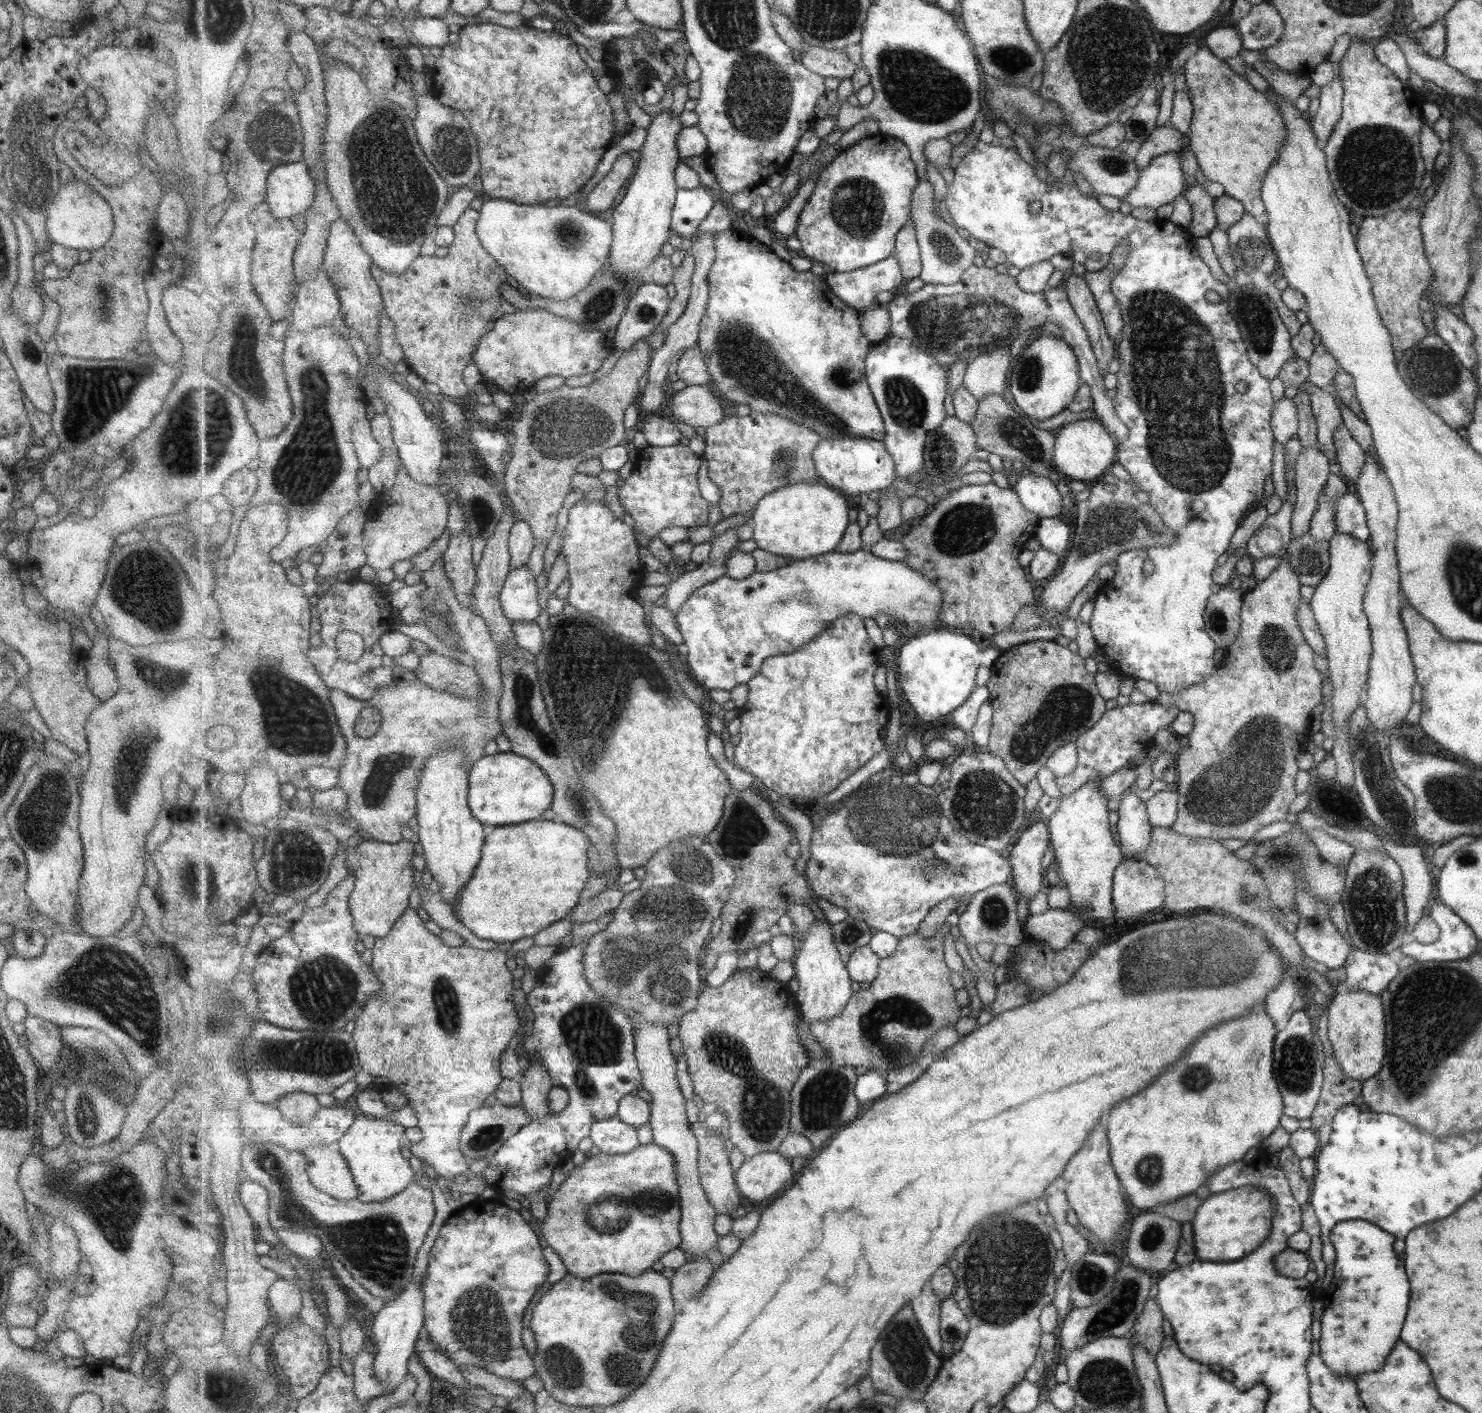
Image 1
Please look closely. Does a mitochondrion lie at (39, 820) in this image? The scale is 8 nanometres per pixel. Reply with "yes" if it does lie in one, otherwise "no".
yes

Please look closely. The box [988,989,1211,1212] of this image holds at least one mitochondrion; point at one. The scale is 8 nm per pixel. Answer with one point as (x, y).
(1150, 1168)

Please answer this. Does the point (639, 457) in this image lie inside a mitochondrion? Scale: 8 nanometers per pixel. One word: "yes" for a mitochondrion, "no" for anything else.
no

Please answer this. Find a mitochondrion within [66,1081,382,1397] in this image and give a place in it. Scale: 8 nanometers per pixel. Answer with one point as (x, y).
(87, 1123)

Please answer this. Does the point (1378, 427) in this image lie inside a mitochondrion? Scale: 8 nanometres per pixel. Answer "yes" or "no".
no

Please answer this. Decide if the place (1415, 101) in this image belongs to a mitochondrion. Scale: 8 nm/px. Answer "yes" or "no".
no

